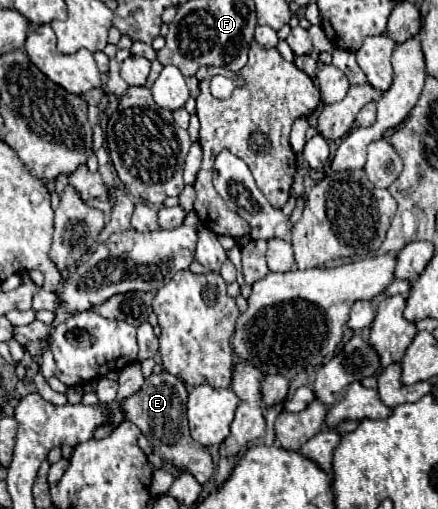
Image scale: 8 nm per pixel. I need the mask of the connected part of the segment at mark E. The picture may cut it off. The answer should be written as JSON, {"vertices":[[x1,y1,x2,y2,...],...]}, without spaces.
{"vertices":[[152,373,142,389,138,393,134,393,130,399,124,399,124,413,126,419,132,421,148,439,150,449,160,455,162,459,168,459,170,463,174,463,176,467,186,467,200,485,208,483,208,479,214,473,214,465,212,465,212,457,208,453,206,447,202,447,200,443,194,443,194,439,190,437,188,431,188,419,186,419,186,387,184,383,170,375,170,373]]}

